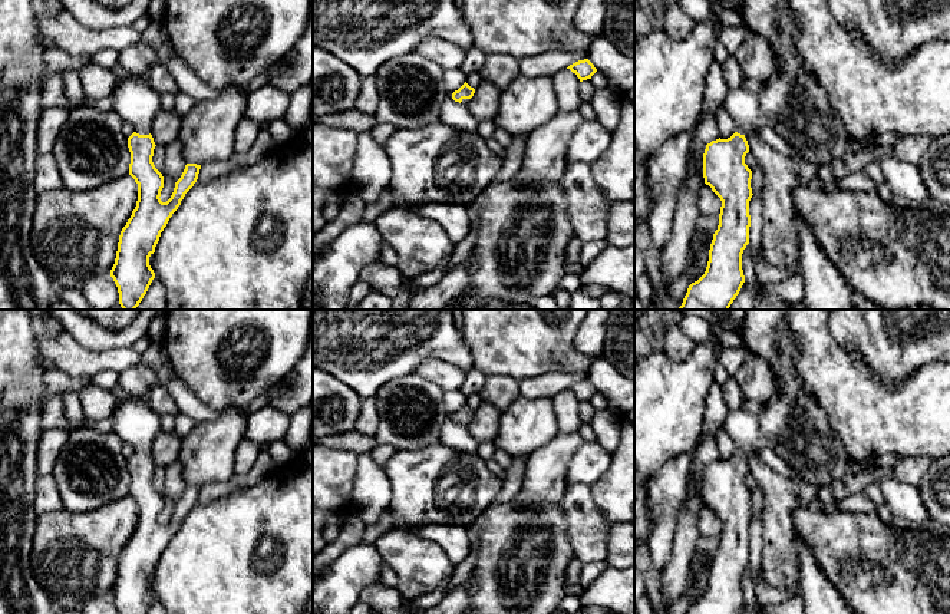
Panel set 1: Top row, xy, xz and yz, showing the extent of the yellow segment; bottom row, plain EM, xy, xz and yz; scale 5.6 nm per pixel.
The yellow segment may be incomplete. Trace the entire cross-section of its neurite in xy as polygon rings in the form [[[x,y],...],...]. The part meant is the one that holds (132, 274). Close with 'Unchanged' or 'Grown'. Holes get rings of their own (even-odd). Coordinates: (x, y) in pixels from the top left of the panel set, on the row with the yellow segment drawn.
[[[136,77],[118,80],[113,92],[115,102],[112,110],[115,110],[123,122],[129,122],[135,128],[135,132],[128,138],[128,148],[131,152],[129,175],[138,184],[138,201],[131,218],[121,231],[110,277],[118,287],[121,307],[123,310],[135,310],[155,278],[155,273],[149,265],[149,257],[155,252],[161,232],[166,227],[169,218],[181,205],[185,194],[197,182],[201,165],[187,164],[181,178],[175,182],[171,198],[162,202],[159,197],[164,188],[164,176],[152,162],[156,145],[151,135],[151,126],[161,109],[159,95],[146,82]]]. Grown

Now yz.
[[[745,0],[743,19],[751,30],[765,39],[772,50],[773,69],[768,80],[746,79],[739,88],[729,89],[722,108],[735,122],[735,133],[706,145],[703,154],[705,184],[720,198],[719,225],[713,234],[705,274],[687,288],[679,310],[729,310],[739,294],[745,275],[742,254],[749,244],[749,201],[752,198],[752,171],[745,164],[749,145],[745,135],[761,128],[771,128],[801,158],[825,165],[847,155],[850,136],[837,119],[827,92],[808,73],[796,52],[796,24],[785,0]]]. Grown

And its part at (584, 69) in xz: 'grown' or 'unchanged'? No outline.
unchanged

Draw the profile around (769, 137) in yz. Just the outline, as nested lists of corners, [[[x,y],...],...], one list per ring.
[[[765,126],[761,129],[756,129],[756,133],[759,135],[759,138],[768,143],[769,146],[772,146],[776,152],[779,152],[781,155],[785,155],[788,158],[796,158],[799,156],[798,152],[791,148],[786,141],[784,138],[781,138],[775,131],[772,131],[771,128]]]

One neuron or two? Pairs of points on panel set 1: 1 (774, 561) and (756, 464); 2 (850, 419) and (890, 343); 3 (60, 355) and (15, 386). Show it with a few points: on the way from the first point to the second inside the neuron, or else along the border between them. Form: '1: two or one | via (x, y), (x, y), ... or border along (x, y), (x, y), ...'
1: one | via (777, 537), (775, 488)
2: two | border along (848, 350), (883, 380), (901, 383), (906, 379)
3: two | border along (35, 333), (43, 360), (49, 366)

